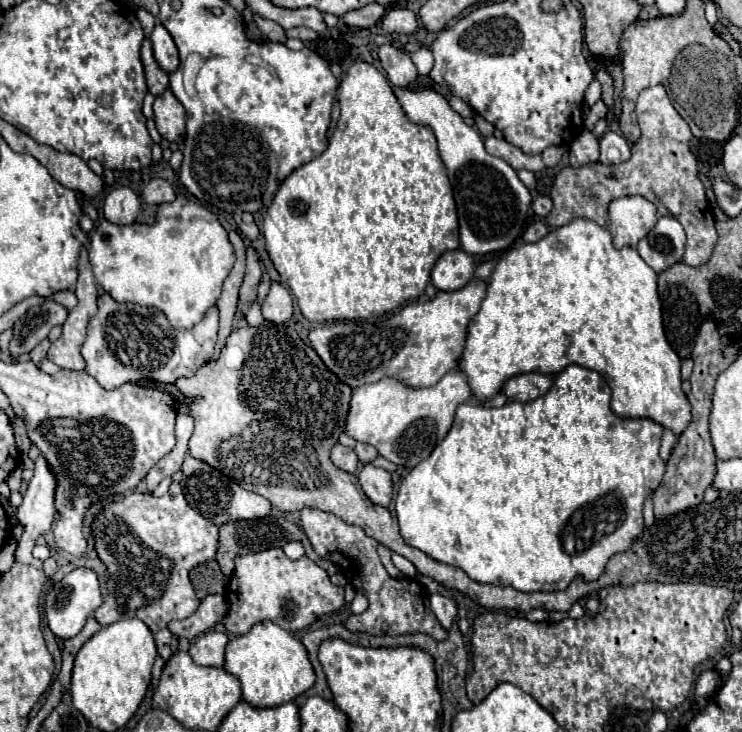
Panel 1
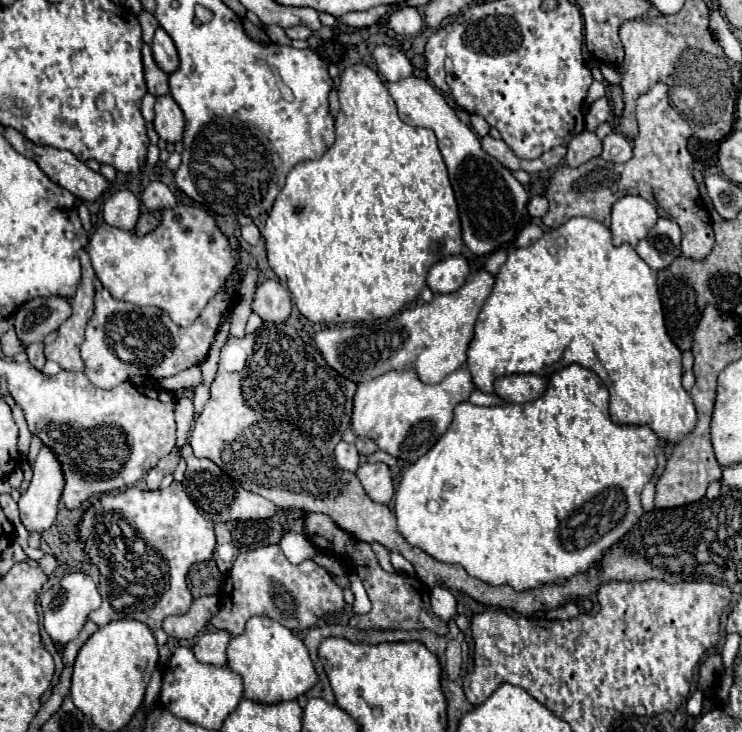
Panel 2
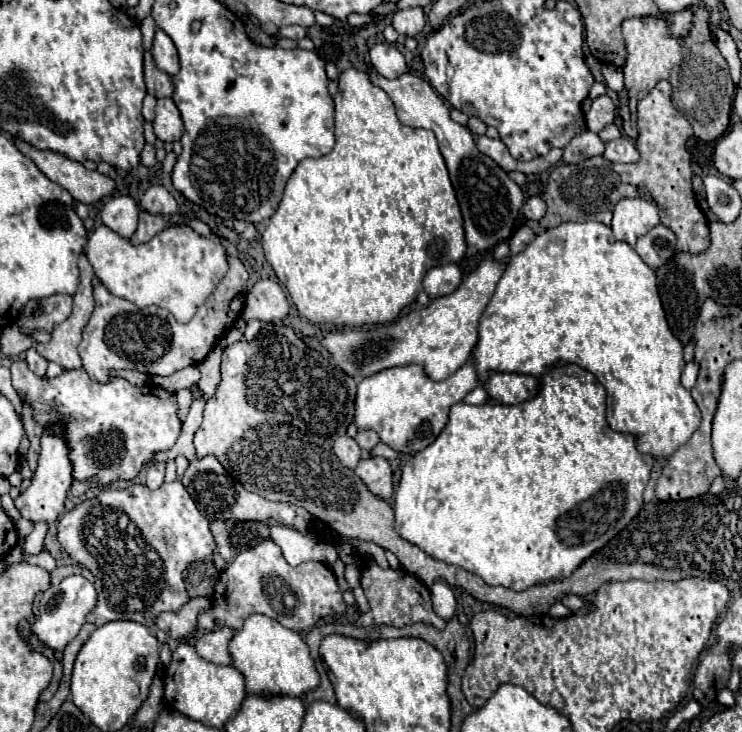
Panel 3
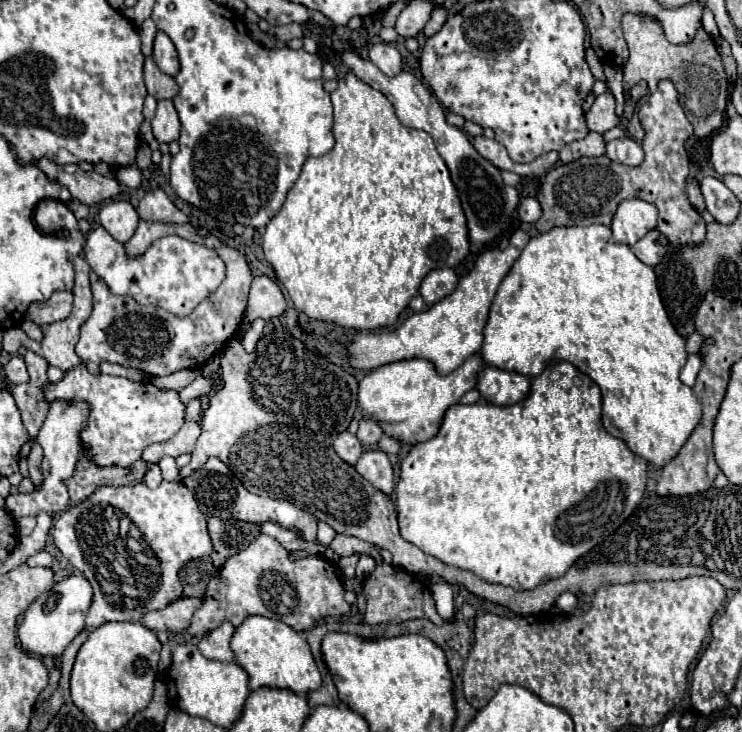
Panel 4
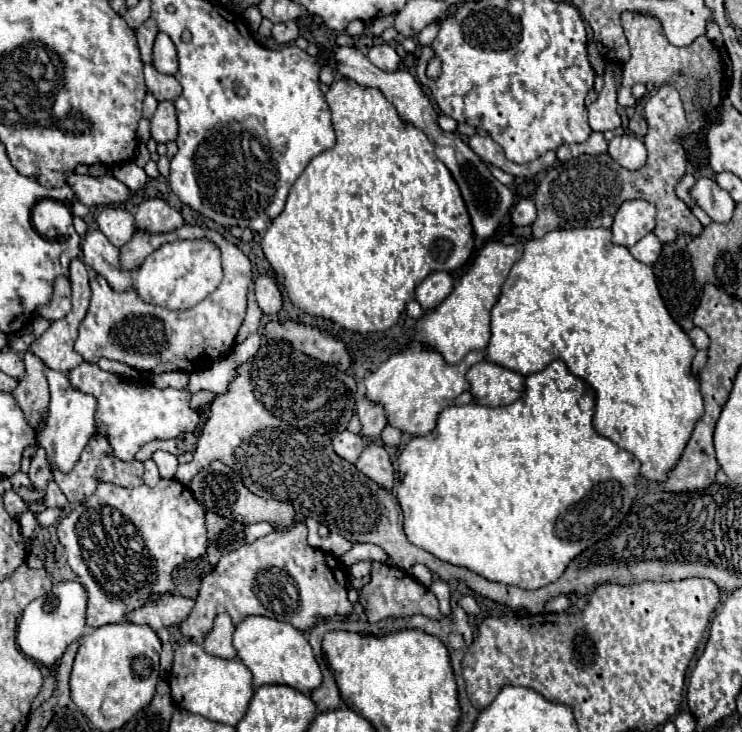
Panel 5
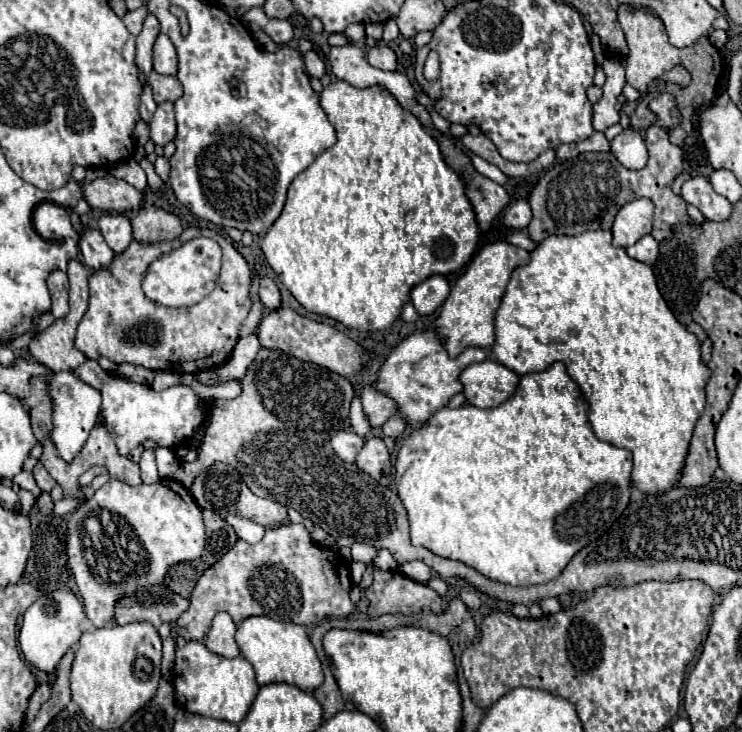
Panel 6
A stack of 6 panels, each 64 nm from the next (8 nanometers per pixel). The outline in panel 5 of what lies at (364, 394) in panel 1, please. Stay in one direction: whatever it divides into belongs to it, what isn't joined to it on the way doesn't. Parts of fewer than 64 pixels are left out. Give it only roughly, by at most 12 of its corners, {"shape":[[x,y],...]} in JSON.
{"shape":[[422,342],[392,354],[364,380],[388,424],[412,436],[468,390],[486,358],[448,364]]}

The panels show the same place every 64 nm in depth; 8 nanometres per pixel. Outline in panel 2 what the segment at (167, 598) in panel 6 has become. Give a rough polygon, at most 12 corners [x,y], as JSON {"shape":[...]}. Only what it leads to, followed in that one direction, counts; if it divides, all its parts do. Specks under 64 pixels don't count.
{"shape":[[202,596],[190,610],[168,616],[162,630],[192,640],[218,608],[218,596]]}

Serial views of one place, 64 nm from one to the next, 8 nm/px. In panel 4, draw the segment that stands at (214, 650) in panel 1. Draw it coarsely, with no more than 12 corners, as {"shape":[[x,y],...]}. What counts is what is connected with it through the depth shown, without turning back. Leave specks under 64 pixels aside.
{"shape":[[224,620],[198,642],[206,658],[232,662],[234,626]]}

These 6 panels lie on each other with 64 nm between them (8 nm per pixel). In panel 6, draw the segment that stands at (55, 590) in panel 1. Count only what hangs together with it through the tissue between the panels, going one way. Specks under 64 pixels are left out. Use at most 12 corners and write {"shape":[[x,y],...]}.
{"shape":[[70,590],[38,598],[20,628],[24,658],[52,674],[80,640]]}

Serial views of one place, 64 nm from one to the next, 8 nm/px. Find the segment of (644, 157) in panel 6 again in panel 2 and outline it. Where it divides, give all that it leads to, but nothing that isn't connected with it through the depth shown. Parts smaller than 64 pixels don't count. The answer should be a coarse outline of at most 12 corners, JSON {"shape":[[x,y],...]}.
{"shape":[[622,134],[602,140],[602,158],[608,162],[628,162],[632,144]]}

